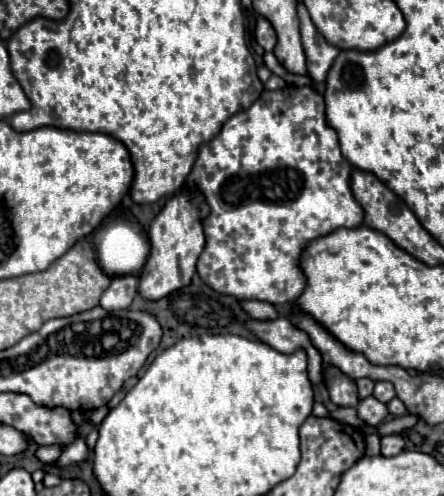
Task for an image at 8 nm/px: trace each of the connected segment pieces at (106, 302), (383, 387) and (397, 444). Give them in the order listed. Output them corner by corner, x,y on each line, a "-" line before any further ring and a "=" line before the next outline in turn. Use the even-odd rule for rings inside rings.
133,275
113,277
111,285
101,295
101,307
109,313
127,309
135,295
137,295
137,277
133,277
=
379,381
379,383
375,383
373,397
379,399
381,403
389,403
395,397
395,389
393,389
393,385
389,381
=
387,435
381,437
381,455
383,457
393,457
399,455
405,447
405,439
401,435

